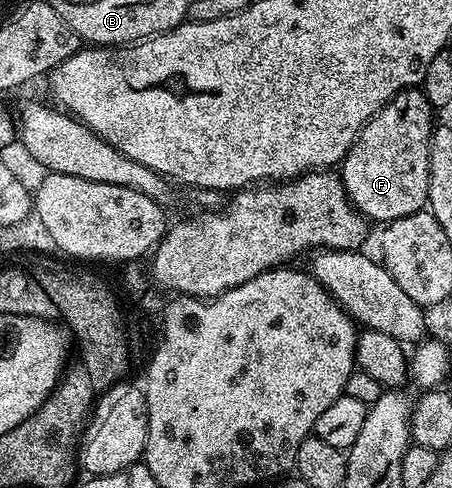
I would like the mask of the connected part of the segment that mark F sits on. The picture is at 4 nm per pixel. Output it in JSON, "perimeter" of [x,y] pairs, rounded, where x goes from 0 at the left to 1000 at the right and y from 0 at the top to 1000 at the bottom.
{"perimeter":[[[898,182],[885,186],[865,207],[856,207],[847,215],[847,223],[838,223],[838,232],[830,232],[812,246],[799,260],[799,270],[790,275],[790,285],[777,297],[777,305],[765,314],[761,326],[750,336],[750,357],[754,361],[754,377],[763,381],[763,393],[779,416],[785,430],[796,441],[805,441],[810,451],[823,453],[825,449],[836,461],[850,461],[867,453],[867,449],[881,449],[883,445],[900,445],[909,436],[934,430],[947,418],[949,412],[949,291],[958,279],[958,264],[962,258],[962,221],[949,213],[938,186],[929,182]]]}

